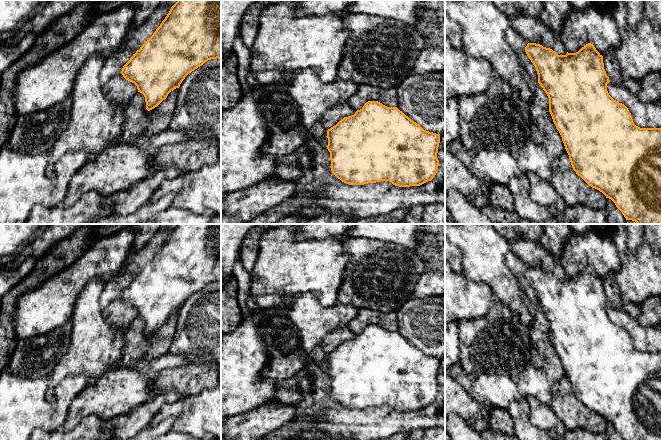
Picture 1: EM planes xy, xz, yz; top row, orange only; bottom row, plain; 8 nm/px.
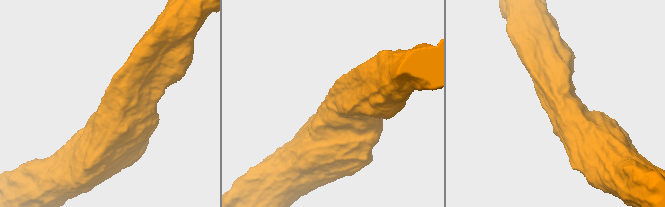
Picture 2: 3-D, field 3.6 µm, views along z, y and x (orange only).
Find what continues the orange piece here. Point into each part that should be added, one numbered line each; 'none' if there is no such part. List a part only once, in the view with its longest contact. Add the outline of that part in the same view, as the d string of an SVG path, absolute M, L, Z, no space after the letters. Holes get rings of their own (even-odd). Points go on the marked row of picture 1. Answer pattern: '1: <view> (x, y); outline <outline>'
none

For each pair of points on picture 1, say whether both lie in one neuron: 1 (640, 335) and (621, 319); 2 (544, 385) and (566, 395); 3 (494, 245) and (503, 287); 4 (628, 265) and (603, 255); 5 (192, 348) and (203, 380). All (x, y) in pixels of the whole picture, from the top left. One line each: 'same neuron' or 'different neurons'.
1: same neuron
2: different neurons
3: same neuron
4: different neurons
5: different neurons

